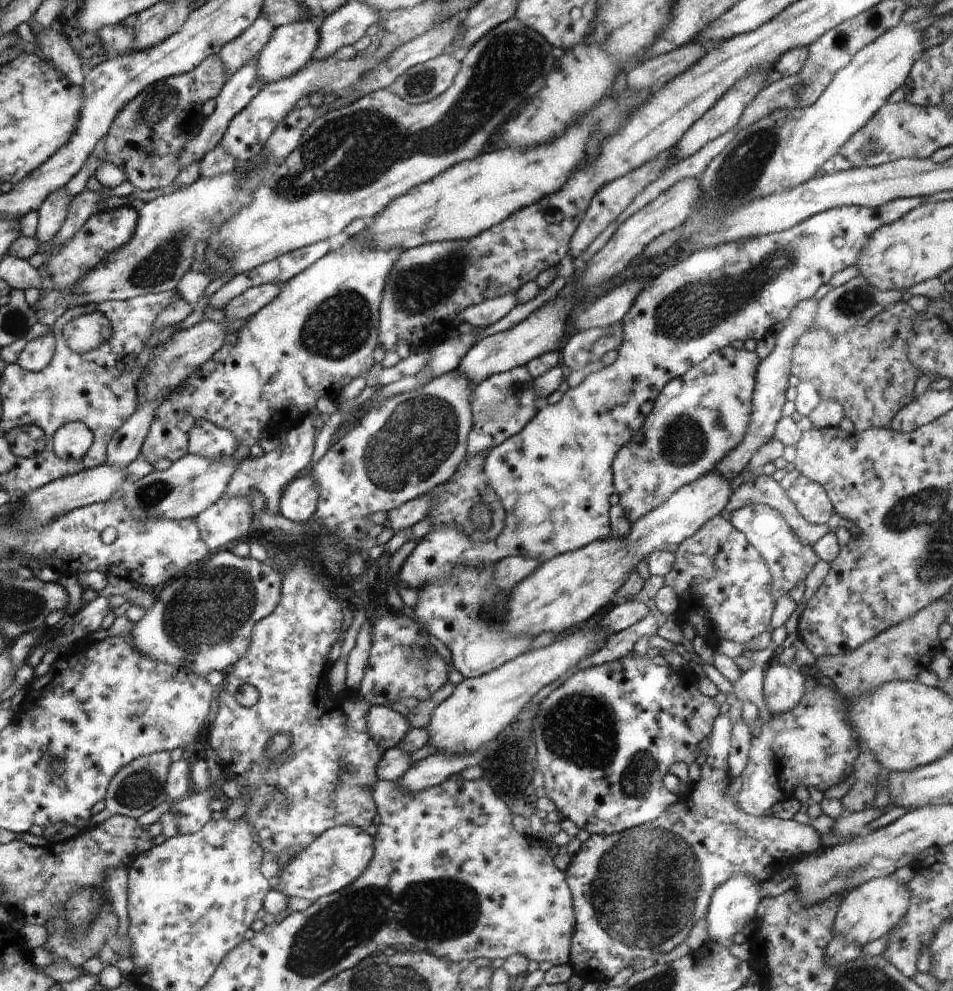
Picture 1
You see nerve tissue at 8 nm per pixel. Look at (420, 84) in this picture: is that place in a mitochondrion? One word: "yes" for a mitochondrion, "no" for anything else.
yes

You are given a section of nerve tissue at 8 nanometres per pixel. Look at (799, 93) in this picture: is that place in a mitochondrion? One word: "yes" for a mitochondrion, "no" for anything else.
yes

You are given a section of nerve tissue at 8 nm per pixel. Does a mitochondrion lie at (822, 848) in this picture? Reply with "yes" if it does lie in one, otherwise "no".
no

